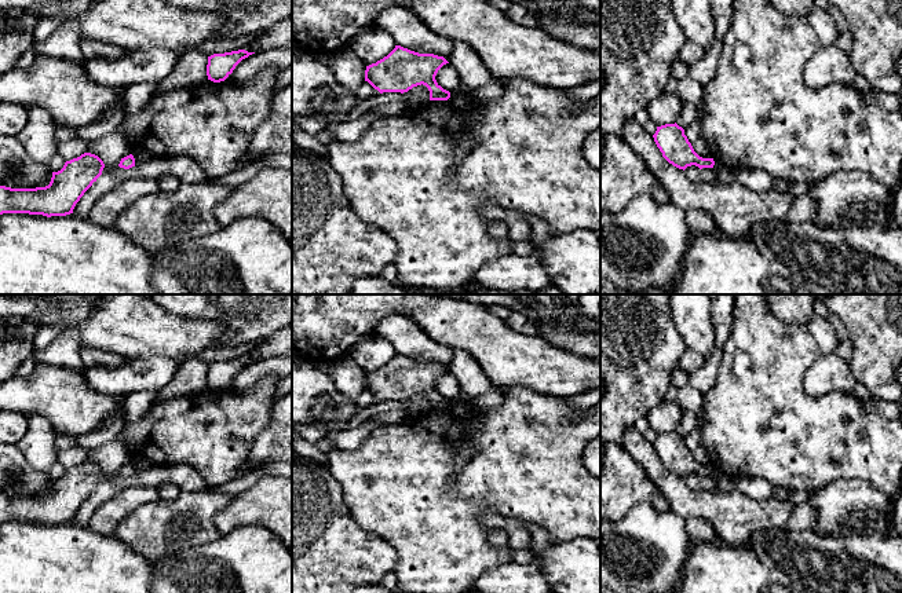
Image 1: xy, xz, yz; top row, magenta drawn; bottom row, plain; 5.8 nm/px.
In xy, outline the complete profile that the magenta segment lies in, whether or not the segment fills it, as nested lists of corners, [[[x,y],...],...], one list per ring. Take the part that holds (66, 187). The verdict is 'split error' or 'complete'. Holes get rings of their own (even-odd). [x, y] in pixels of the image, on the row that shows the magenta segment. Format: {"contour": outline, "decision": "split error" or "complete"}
{"contour": [[[91,153],[66,161],[63,168],[52,172],[48,186],[36,188],[11,188],[0,186],[0,215],[29,213],[66,216],[94,182],[102,175],[103,161]]], "decision": "complete"}

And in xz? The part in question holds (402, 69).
{"contour": [[[395,45],[387,56],[366,66],[365,81],[380,94],[403,94],[423,84],[430,91],[430,100],[448,100],[450,92],[435,80],[438,70],[446,63],[449,62],[443,56],[419,54]]], "decision": "complete"}

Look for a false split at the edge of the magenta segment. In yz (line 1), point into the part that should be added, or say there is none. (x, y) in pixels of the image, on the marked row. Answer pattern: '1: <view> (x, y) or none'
1: none

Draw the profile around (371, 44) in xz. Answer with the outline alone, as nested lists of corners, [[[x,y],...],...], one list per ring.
[[[369,25],[358,32],[347,47],[369,66],[387,56],[395,45],[397,43],[388,32]]]

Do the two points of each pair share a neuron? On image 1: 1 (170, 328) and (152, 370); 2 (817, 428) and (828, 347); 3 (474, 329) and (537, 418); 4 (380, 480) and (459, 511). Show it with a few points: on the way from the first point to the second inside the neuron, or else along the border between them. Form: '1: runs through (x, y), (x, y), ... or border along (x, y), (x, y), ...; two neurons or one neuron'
1: border along (128, 357), (171, 357), (175, 359); two neurons
2: border along (803, 326), (821, 352); two neurons
3: border along (508, 387), (530, 387), (546, 395); two neurons
4: runs through (400, 489), (422, 511), (439, 511); one neuron

